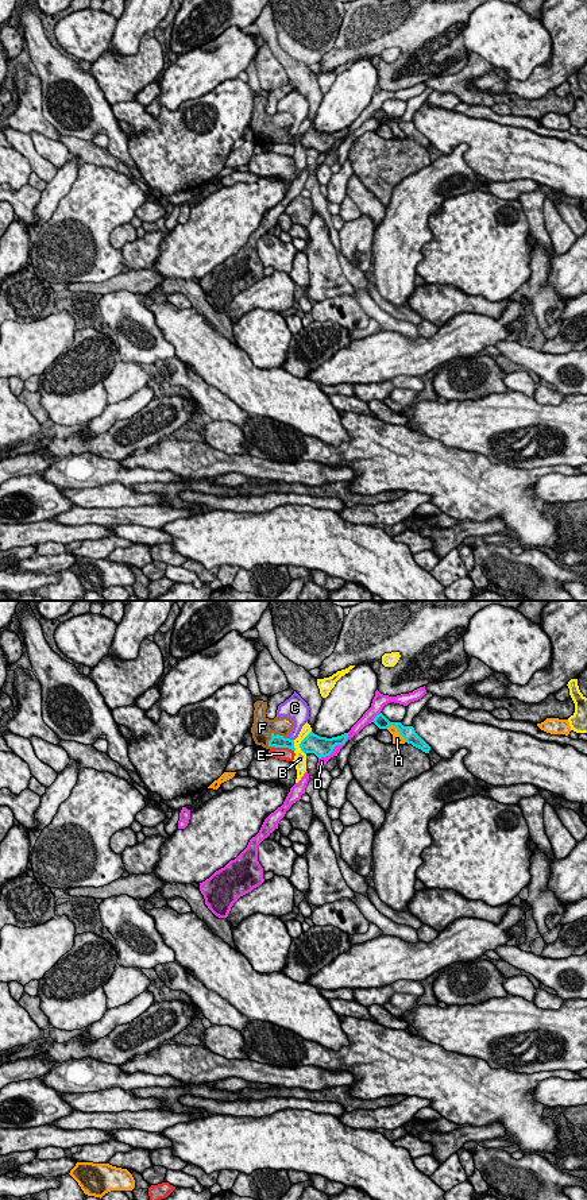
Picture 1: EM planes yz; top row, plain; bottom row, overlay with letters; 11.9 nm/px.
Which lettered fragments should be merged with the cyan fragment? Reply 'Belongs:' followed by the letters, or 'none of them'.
Belongs: F

